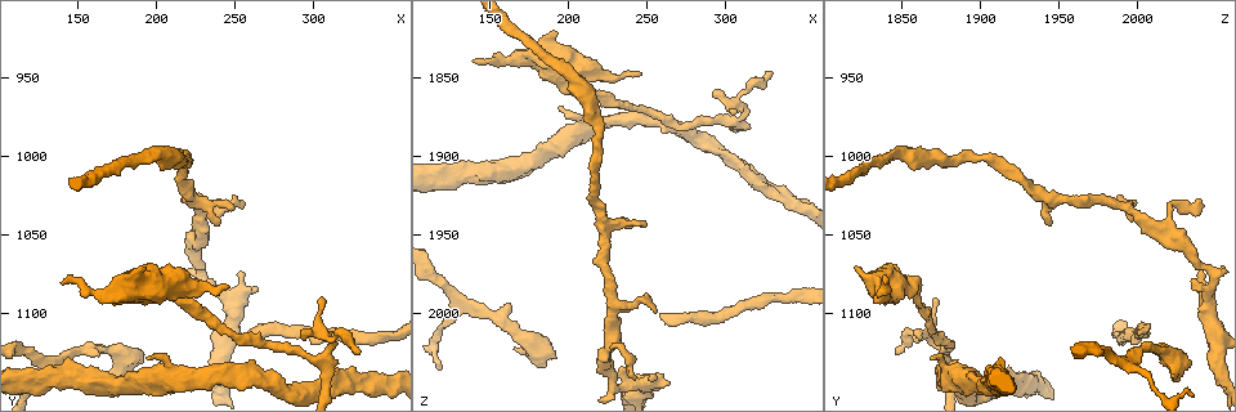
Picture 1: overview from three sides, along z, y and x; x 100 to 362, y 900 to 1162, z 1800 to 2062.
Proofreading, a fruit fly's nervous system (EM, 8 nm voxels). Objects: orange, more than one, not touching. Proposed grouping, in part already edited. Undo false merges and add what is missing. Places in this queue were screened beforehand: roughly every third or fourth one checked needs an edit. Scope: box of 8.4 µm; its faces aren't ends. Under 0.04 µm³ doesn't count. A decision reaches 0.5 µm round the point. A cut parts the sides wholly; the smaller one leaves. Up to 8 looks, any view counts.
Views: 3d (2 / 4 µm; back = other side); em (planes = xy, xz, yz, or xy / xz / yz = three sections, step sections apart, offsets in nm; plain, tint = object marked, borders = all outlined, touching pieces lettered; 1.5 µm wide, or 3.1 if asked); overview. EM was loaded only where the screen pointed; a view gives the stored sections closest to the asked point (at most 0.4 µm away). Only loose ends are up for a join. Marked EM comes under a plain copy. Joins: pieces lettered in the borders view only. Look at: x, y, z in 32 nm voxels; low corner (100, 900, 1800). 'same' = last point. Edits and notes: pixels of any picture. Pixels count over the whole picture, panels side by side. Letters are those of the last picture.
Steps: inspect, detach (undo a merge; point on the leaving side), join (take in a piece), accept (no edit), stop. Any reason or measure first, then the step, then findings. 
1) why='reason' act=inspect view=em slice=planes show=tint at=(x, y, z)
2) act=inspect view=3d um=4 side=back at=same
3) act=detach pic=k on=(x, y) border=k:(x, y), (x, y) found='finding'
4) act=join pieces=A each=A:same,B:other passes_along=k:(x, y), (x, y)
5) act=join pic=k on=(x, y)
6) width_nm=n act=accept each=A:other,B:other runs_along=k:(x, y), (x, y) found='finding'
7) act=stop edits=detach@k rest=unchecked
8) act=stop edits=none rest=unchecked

why='stops while still wide' act=inspect view=em slice=planes show=tint at=(252, 1074, 2040)

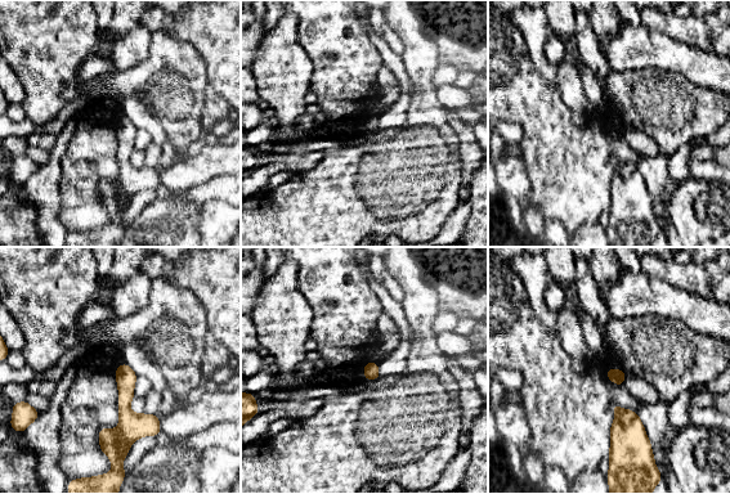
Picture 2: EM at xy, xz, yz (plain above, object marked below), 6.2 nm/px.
why='see the neighbours' act=inspect view=em slice=planes show=borders at=same

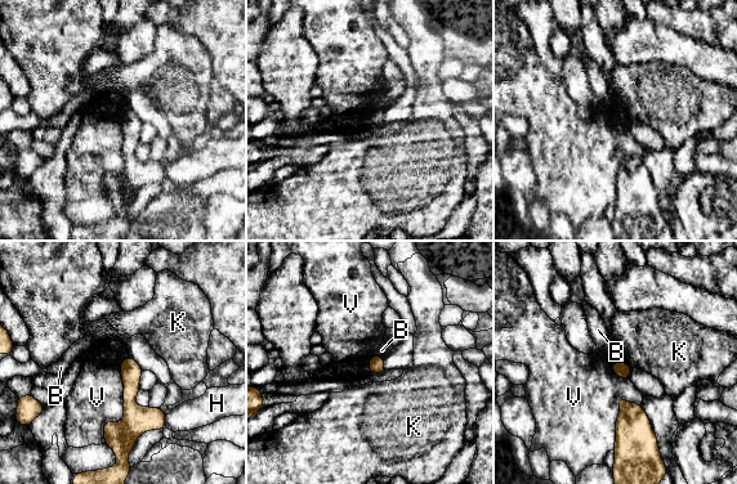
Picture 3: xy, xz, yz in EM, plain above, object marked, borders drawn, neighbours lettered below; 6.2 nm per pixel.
longest_contact=V:500nm act=accept each=B:other,H:other,K:other,V:other found='no lettered piece goes on from it'

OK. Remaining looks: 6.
why='free end' act=inspect view=em slice=xz step=8 show=borders at=(238, 1042, 1946)

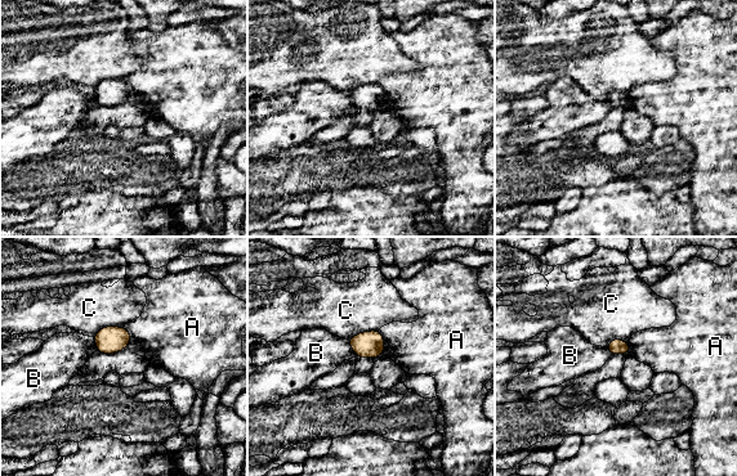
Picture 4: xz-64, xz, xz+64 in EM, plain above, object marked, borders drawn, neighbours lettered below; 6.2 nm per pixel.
longest_contact=C:200nm act=accept each=A:other,B:other,C:other border=4:(348, 341), (358, 355) found='none of them fits'

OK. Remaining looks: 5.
why='branch stops here' act=inspect view=em slice=xy step=8 show=borders at=(292, 1114, 1860)

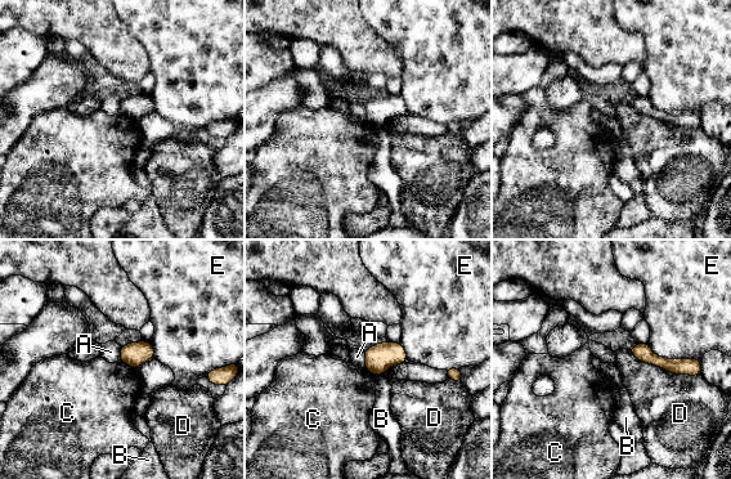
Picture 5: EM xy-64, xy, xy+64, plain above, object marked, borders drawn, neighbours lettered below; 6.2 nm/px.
longest_contact=D:480nm act=accept each=A:other,B:other,C:other,D:other,E:other border=5:(363, 352), (366, 367) found='no lettered piece goes on from it'

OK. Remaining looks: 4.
act=stop edits=none rest=unchecked

